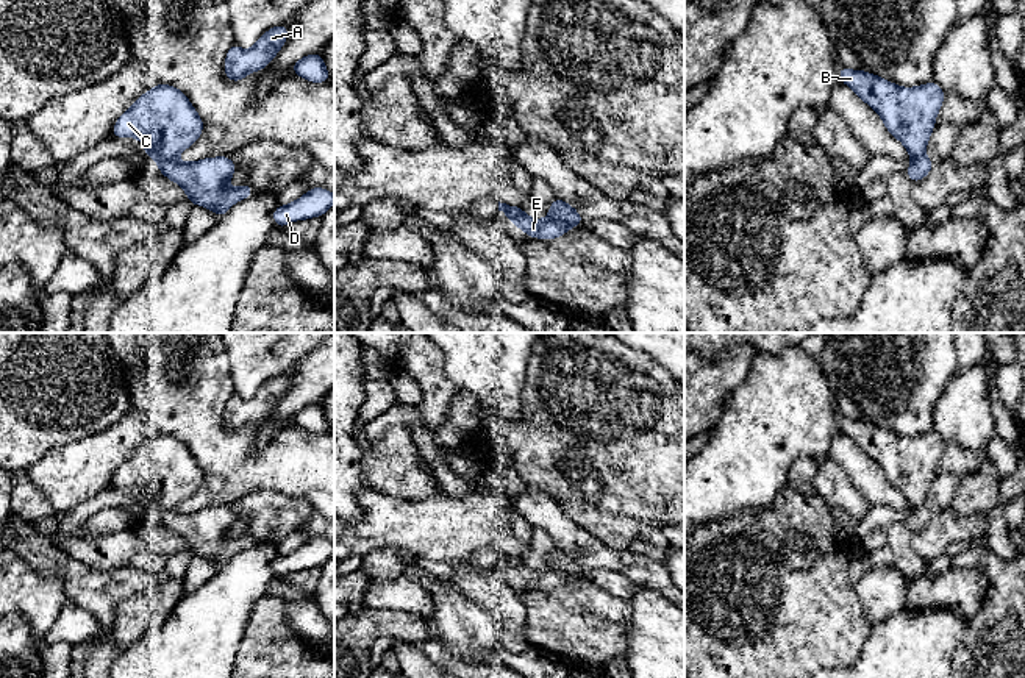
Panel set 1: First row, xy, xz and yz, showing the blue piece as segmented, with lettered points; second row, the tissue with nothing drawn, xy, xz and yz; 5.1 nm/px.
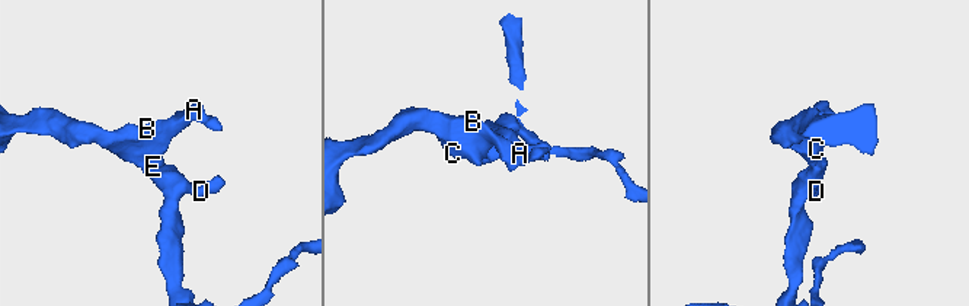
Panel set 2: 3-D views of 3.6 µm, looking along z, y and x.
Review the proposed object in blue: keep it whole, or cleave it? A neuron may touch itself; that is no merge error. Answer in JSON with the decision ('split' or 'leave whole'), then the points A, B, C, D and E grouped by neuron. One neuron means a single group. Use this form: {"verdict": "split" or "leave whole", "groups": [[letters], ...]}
{"verdict": "split", "groups": [["A", "B", "C"], ["D", "E"]]}

